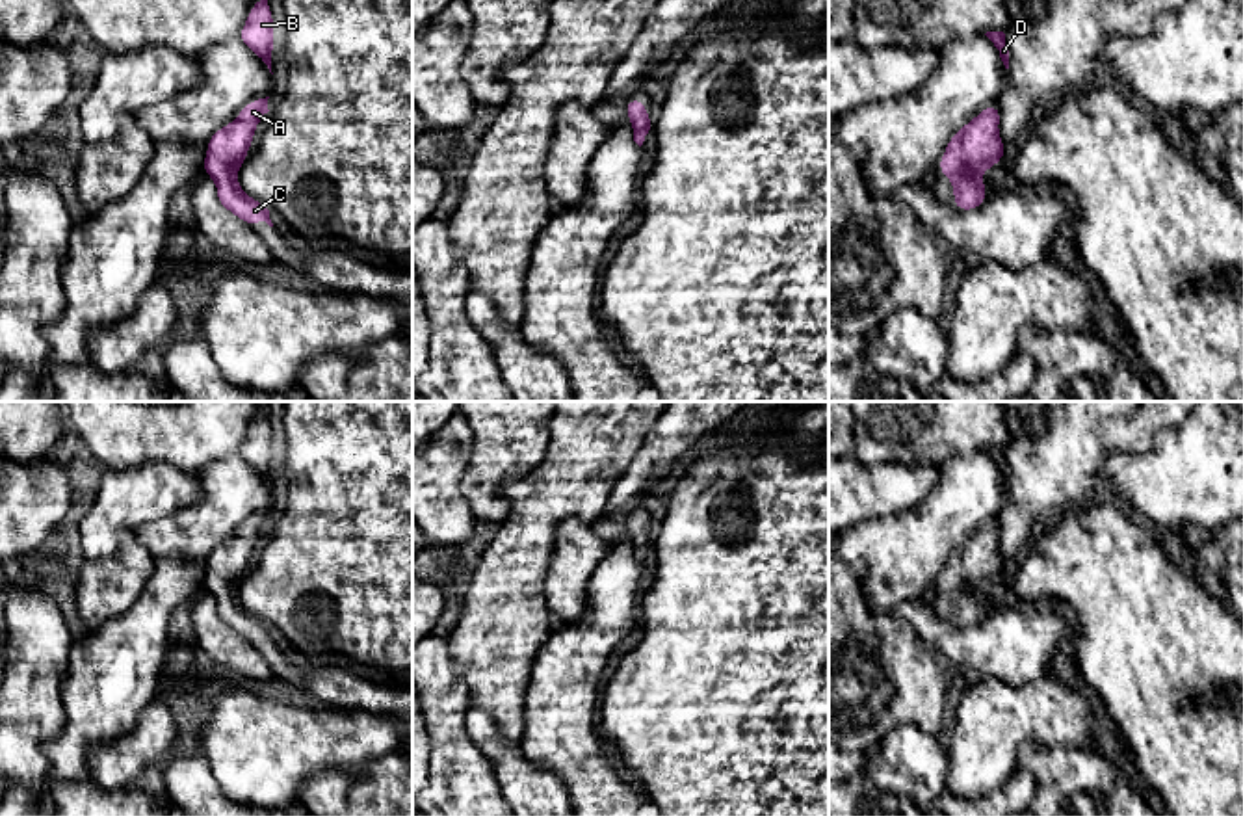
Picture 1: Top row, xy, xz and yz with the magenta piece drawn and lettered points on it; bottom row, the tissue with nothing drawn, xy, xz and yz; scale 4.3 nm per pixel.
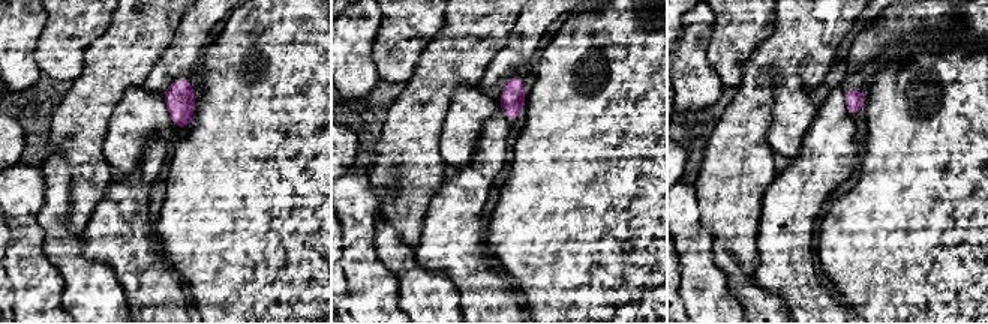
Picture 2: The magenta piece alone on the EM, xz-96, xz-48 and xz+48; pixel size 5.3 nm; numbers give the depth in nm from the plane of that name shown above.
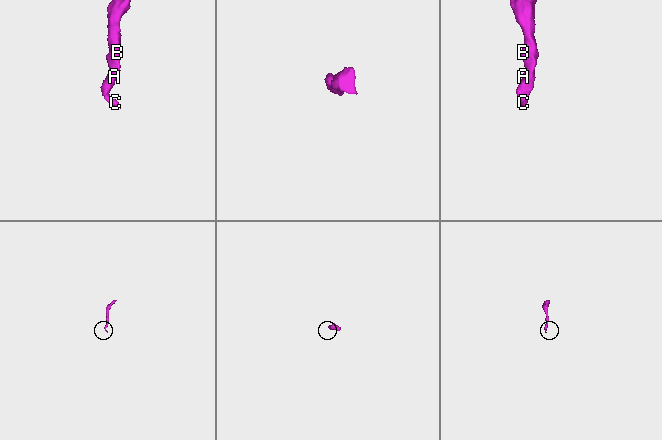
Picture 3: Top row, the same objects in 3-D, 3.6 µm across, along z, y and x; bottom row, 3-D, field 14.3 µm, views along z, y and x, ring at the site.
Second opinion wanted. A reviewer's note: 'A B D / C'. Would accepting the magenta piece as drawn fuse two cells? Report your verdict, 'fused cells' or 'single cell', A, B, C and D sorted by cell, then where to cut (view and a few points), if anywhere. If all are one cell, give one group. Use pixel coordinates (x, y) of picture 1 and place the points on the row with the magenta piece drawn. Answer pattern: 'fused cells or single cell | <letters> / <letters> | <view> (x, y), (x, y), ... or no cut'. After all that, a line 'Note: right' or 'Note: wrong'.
single cell | A B C D | no cut
Note: wrong

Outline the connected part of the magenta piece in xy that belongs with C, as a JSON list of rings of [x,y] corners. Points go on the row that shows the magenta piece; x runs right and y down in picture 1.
[[[268,99],[249,102],[238,119],[217,130],[208,141],[208,152],[203,169],[217,182],[219,203],[255,229],[256,219],[273,227],[269,210],[255,199],[249,199],[234,180],[247,149],[253,143],[255,126],[268,110]]]

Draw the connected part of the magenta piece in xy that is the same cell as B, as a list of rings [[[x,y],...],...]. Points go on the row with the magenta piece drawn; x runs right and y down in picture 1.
[[[258,0],[247,15],[245,28],[238,35],[271,72],[273,20],[268,0]]]

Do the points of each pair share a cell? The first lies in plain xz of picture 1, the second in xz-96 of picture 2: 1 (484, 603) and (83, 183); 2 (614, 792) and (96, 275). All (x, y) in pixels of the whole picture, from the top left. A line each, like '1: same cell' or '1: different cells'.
1: same cell
2: different cells

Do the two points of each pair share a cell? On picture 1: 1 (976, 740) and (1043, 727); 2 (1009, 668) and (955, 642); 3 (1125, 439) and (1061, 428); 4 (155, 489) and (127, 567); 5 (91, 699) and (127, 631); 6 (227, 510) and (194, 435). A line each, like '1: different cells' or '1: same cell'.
1: same cell
2: same cell
3: different cells
4: different cells
5: same cell
6: different cells

